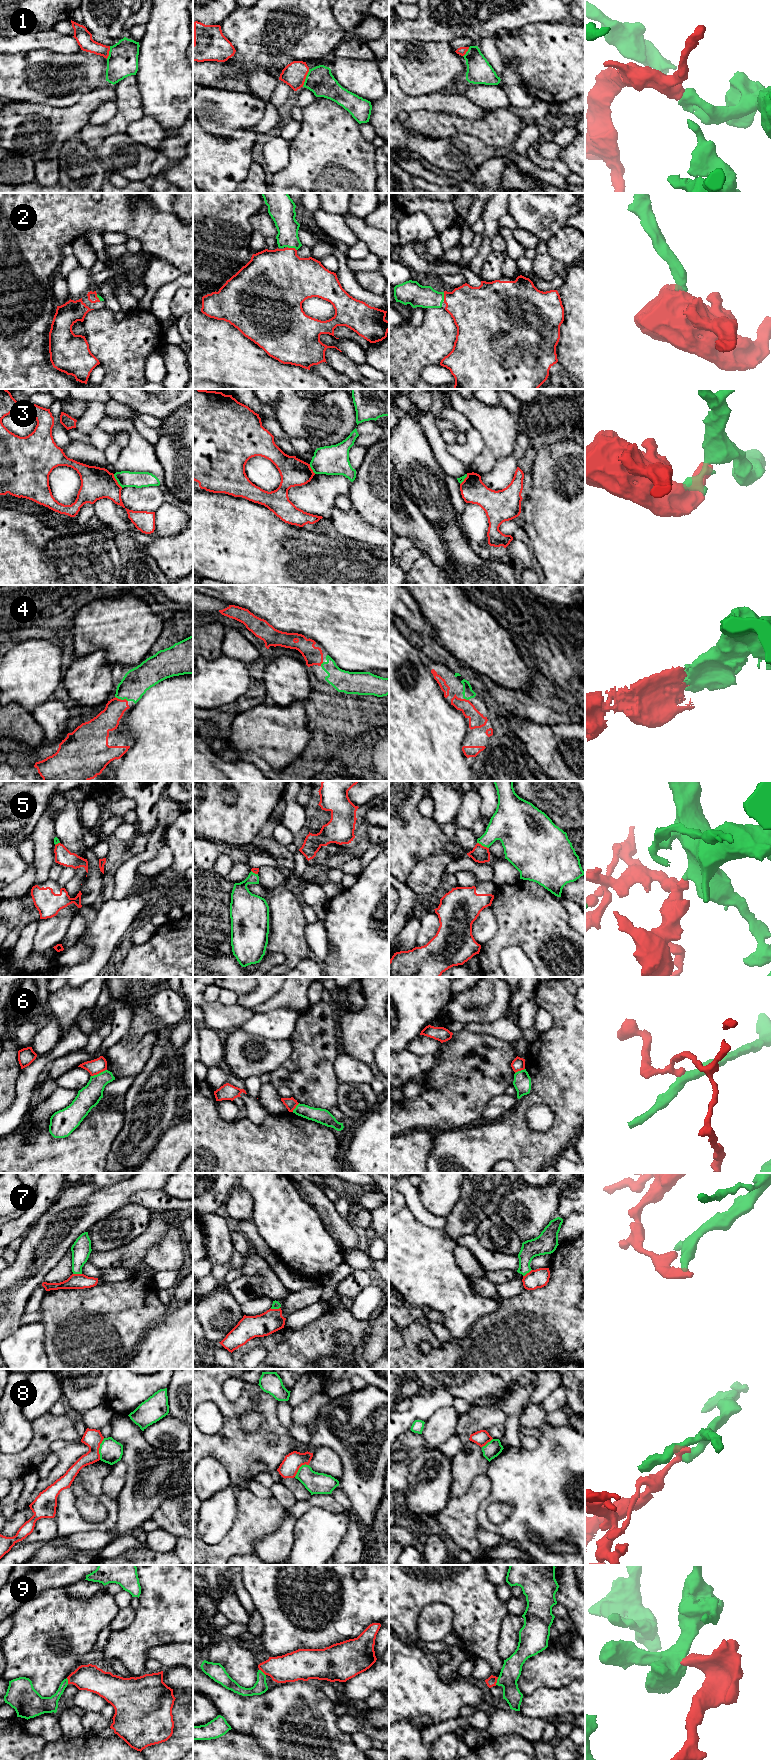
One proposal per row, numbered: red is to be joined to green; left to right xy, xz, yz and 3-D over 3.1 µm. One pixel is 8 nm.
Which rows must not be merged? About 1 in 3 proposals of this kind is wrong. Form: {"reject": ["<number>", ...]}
{"reject": ["3", "6", "7", "8"]}

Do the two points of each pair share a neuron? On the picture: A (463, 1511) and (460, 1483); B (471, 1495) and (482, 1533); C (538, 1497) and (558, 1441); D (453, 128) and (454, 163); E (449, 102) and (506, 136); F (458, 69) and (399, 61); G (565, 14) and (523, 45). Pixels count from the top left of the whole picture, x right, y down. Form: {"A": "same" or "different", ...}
{"A": "different", "B": "different", "C": "same", "D": "different", "E": "different", "F": "same", "G": "different"}

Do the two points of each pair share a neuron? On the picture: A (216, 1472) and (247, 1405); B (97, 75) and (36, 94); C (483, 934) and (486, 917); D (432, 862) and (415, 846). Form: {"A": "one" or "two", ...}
{"A": "two", "B": "one", "C": "one", "D": "two"}

